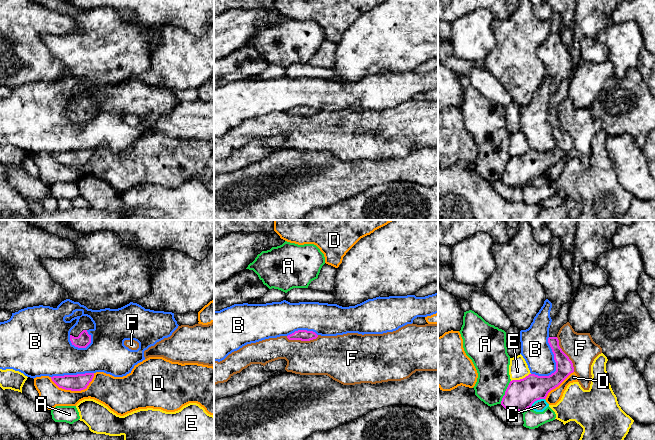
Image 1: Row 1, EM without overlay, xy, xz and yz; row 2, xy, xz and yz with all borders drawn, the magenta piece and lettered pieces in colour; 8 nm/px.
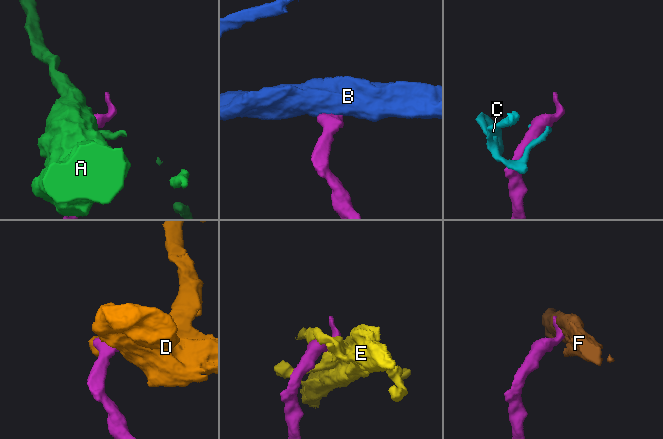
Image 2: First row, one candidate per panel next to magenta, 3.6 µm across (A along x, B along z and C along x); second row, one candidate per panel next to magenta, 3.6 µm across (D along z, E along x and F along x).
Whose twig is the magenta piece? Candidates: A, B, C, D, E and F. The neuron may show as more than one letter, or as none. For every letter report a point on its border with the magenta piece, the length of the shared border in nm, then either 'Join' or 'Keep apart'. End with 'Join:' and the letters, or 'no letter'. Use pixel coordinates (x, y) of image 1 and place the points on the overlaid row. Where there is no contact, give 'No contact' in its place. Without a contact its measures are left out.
A: Touches magenta at yz (505, 392). Shared border 200 nm. Keep apart
B: Touches magenta at yz (556, 366). Shared border 340 nm. Keep apart
C: Touches magenta at yz (536, 400). Shared border 140 nm. Keep apart
D: Touches magenta at xy (74, 390). Shared border 360 nm. Keep apart
E: Touches magenta at yz (520, 379). Shared border 170 nm. Keep apart
F: Touches magenta at yz (565, 354). Shared border 320 nm. Keep apart
Join: no letter

